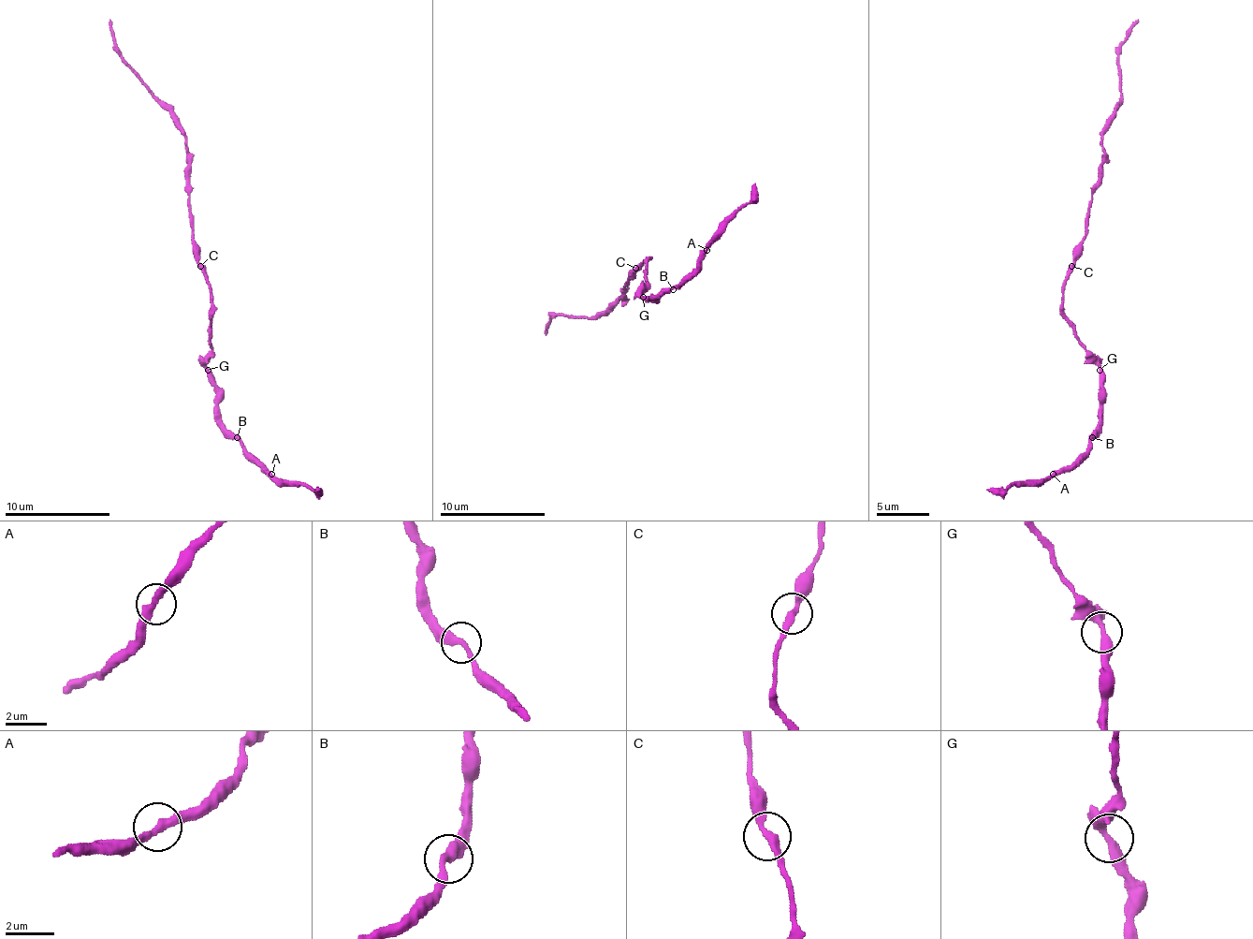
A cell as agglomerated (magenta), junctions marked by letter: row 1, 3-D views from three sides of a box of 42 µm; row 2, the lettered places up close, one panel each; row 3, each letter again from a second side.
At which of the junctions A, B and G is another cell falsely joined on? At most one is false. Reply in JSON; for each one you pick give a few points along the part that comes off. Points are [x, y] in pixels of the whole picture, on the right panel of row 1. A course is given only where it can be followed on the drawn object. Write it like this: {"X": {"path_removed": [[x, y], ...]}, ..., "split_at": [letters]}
{"split_at": []}

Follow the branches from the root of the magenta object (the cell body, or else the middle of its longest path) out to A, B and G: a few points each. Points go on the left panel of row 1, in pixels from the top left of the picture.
A: (211, 290), (211, 359), (205, 366), (208, 382), (216, 389), (216, 418), (253, 461), (271, 474)
B: (211, 290), (211, 359), (205, 363), (208, 382), (216, 389), (216, 418), (237, 437)
G: (211, 290), (211, 359), (205, 363), (208, 369)

